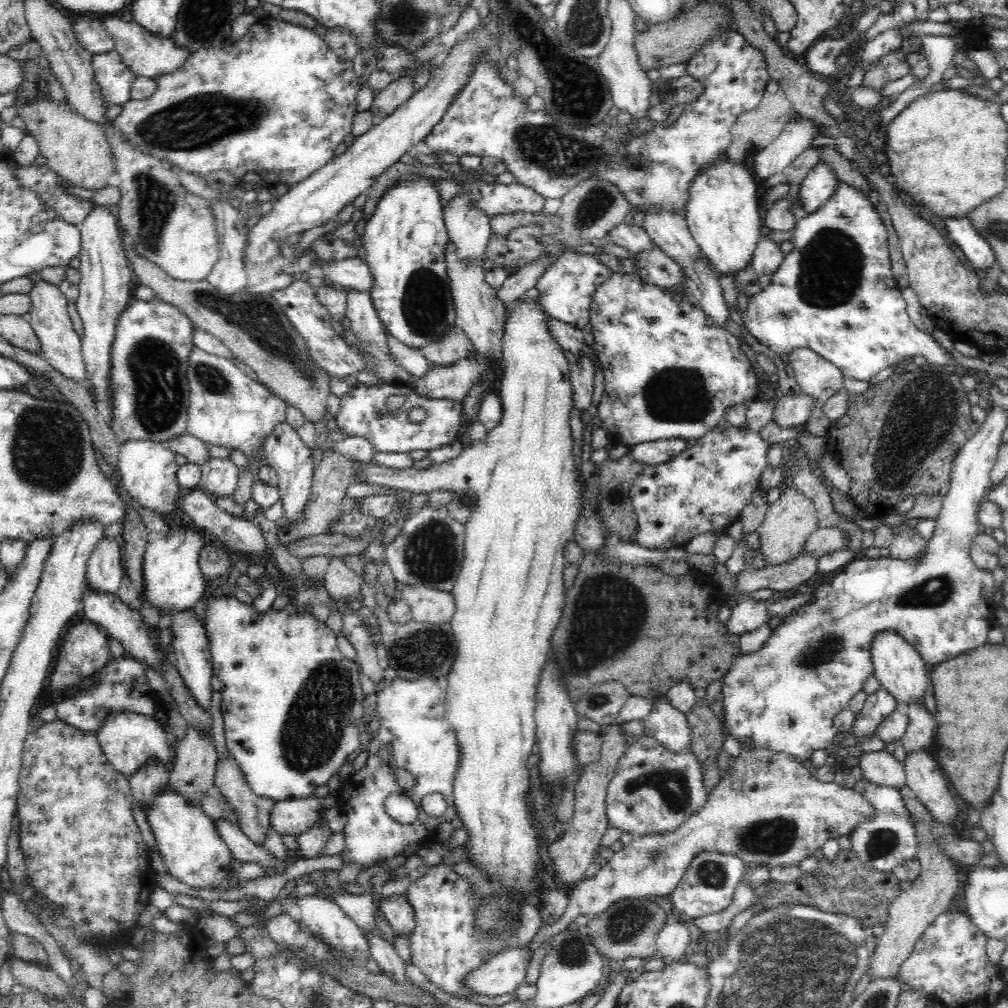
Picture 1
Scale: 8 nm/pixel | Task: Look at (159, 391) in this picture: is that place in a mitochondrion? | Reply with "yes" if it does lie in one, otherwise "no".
yes

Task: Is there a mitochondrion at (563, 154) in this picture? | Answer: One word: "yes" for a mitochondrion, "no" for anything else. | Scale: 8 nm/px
yes

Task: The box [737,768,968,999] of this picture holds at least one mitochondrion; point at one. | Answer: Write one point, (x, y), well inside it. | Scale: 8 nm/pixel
(882, 842)

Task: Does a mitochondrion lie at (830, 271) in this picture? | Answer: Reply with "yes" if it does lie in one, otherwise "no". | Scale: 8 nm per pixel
yes

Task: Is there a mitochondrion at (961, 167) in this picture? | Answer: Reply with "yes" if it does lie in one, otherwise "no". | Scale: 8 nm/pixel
no

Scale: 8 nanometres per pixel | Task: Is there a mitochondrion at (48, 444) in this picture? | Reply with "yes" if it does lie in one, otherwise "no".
yes

